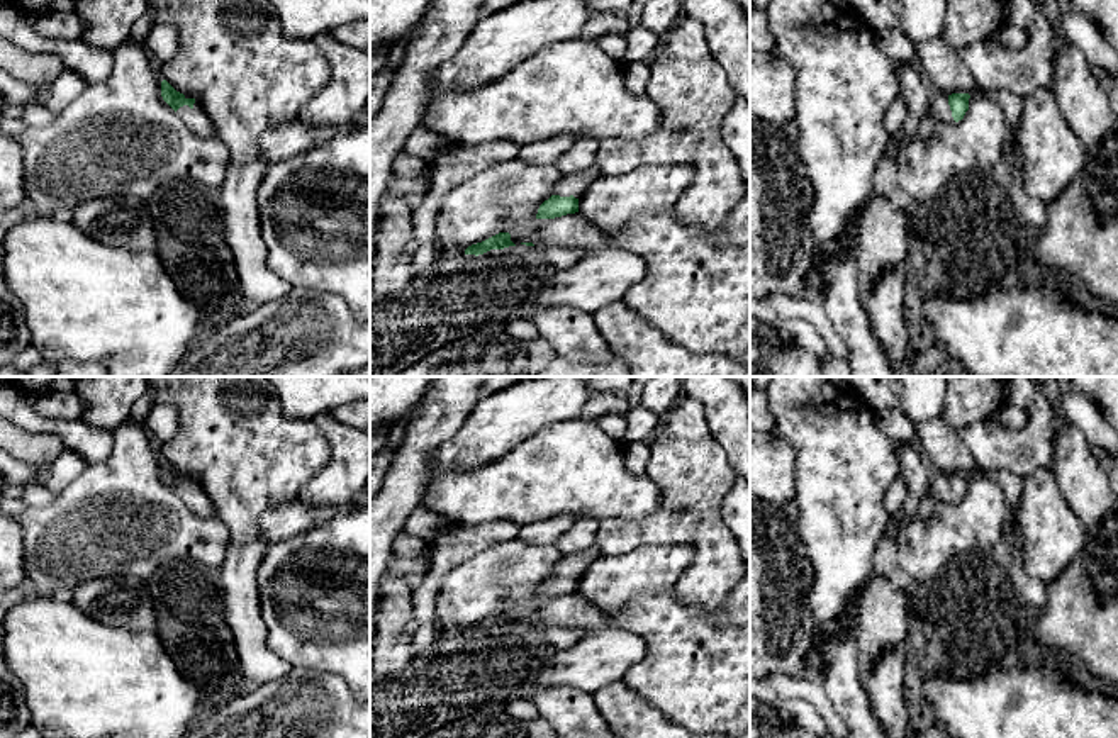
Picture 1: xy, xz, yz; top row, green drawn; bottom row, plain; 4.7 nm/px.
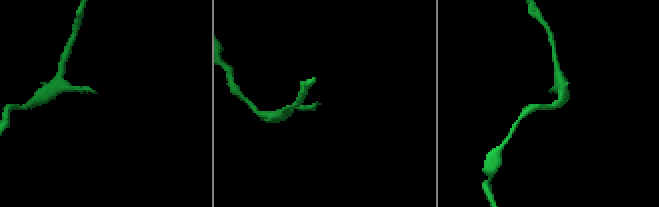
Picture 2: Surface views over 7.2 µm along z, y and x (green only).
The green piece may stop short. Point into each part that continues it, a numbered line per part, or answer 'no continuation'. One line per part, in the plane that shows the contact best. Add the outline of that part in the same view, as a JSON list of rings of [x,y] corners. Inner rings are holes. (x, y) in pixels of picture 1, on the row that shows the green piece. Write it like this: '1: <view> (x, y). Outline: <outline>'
1: xy (195, 119). Outline: [[[197,100],[192,109],[188,105],[183,105],[176,110],[176,114],[183,120],[183,124],[190,127],[195,134],[204,137],[217,134],[212,120]]]

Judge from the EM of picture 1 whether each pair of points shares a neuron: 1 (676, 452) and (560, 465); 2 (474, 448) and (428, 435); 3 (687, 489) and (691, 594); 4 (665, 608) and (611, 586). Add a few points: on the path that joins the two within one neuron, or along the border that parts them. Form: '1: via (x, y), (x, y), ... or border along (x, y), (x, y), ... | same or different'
1: border along (645, 474), (659, 489), (660, 506), (654, 513) | different
2: border along (472, 408), (467, 419), (435, 452), (430, 475) | different
3: via (691, 514), (704, 530), (704, 569) | same
4: border along (674, 586), (642, 592), (614, 614), (601, 611) | different

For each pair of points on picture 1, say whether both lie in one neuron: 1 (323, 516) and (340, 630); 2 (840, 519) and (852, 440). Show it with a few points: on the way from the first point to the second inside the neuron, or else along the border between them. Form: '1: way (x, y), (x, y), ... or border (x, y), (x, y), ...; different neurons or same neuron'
1: border (352, 509), (341, 511), (328, 521), (287, 538); different neurons
2: way (840, 499), (844, 460); same neuron

